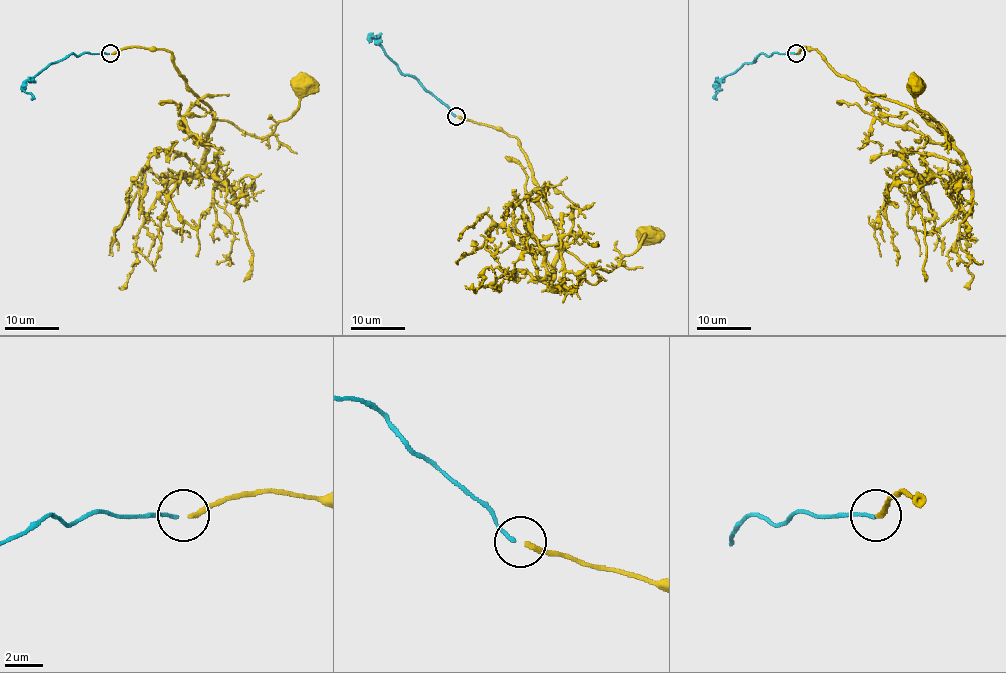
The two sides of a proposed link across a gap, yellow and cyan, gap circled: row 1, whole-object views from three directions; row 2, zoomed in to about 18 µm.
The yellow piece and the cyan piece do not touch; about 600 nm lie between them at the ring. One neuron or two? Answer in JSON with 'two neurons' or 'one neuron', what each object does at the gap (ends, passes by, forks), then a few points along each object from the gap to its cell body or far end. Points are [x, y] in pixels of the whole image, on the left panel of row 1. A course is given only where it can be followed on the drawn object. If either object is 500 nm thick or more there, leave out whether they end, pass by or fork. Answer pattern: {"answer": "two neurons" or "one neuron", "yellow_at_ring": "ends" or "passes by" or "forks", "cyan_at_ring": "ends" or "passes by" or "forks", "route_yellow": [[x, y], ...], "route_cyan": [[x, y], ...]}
{"answer": "two neurons", "yellow_at_ring": "ends", "cyan_at_ring": "ends", "route_yellow": [[112, 54], [131, 47], [168, 51], [185, 83], [217, 120], [258, 137], [266, 137], [292, 114], [303, 83]], "route_cyan": [[109, 54], [70, 54], [50, 63], [27, 83], [24, 91], [32, 95], [31, 99]]}

